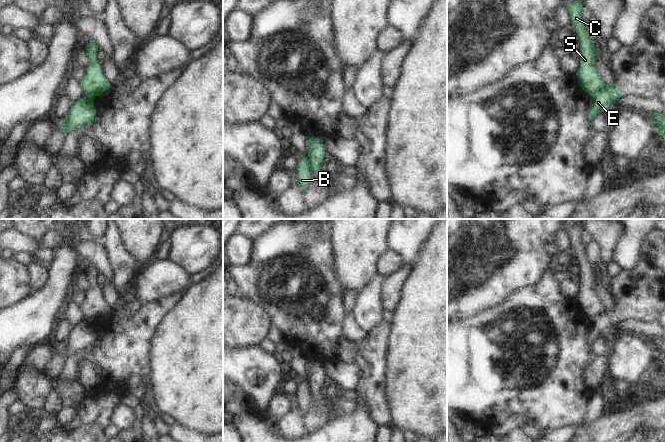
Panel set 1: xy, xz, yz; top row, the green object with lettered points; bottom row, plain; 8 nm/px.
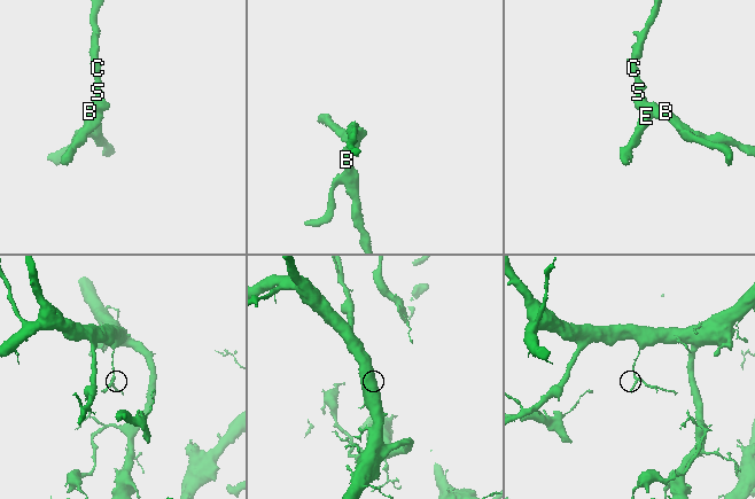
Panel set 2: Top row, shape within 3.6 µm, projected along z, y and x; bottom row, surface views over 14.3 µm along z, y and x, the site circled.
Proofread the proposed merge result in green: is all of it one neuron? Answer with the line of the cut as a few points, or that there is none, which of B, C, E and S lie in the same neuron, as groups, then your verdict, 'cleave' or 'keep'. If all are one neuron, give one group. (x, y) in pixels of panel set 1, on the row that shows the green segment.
cut in yz along (607, 86), (589, 94); B C S / E; cleave

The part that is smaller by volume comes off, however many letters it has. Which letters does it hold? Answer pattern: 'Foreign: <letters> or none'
Foreign: E

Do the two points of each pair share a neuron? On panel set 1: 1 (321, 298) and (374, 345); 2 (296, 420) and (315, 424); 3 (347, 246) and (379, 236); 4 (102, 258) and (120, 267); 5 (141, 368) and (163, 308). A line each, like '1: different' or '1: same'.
1: same
2: different
3: same
4: different
5: same

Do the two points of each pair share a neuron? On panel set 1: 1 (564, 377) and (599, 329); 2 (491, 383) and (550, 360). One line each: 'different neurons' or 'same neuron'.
1: different neurons
2: same neuron

